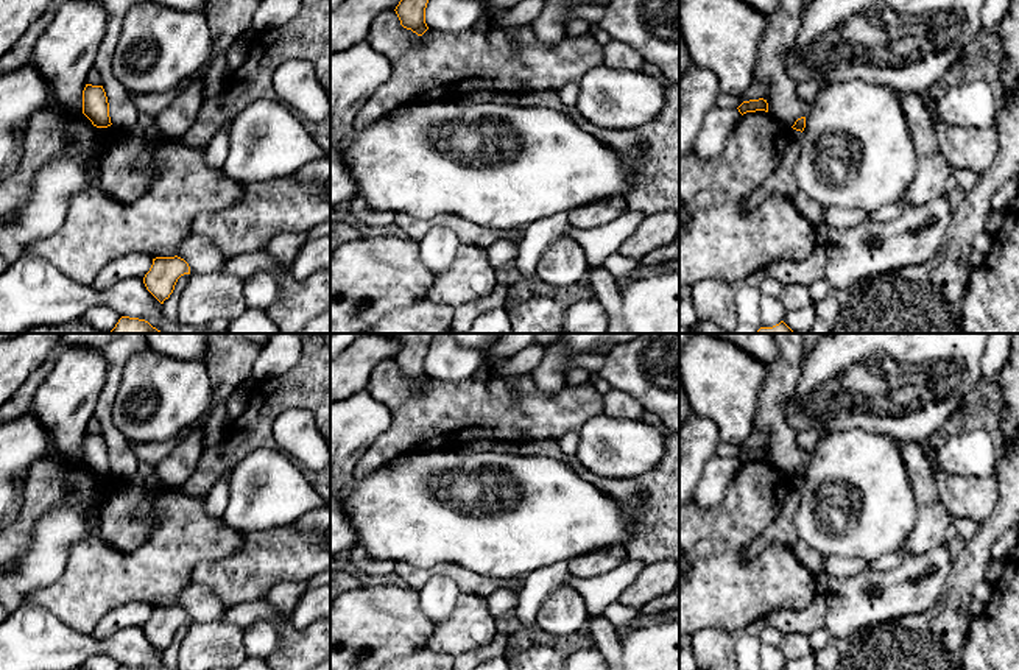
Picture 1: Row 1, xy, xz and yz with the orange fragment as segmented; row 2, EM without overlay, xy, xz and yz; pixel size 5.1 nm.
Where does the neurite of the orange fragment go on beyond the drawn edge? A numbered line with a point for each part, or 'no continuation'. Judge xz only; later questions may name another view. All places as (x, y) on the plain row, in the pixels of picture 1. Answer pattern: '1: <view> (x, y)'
no continuation

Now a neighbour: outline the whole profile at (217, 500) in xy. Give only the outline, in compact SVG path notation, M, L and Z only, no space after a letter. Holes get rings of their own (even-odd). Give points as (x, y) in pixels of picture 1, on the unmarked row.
M224 474L213 485L210 494L206 499L206 511L215 519L221 519L227 508L227 500L231 492L229 481L231 481L231 474Z

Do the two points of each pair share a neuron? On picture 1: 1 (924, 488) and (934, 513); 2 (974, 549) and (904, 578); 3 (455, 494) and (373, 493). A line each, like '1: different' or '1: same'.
1: different
2: different
3: same

